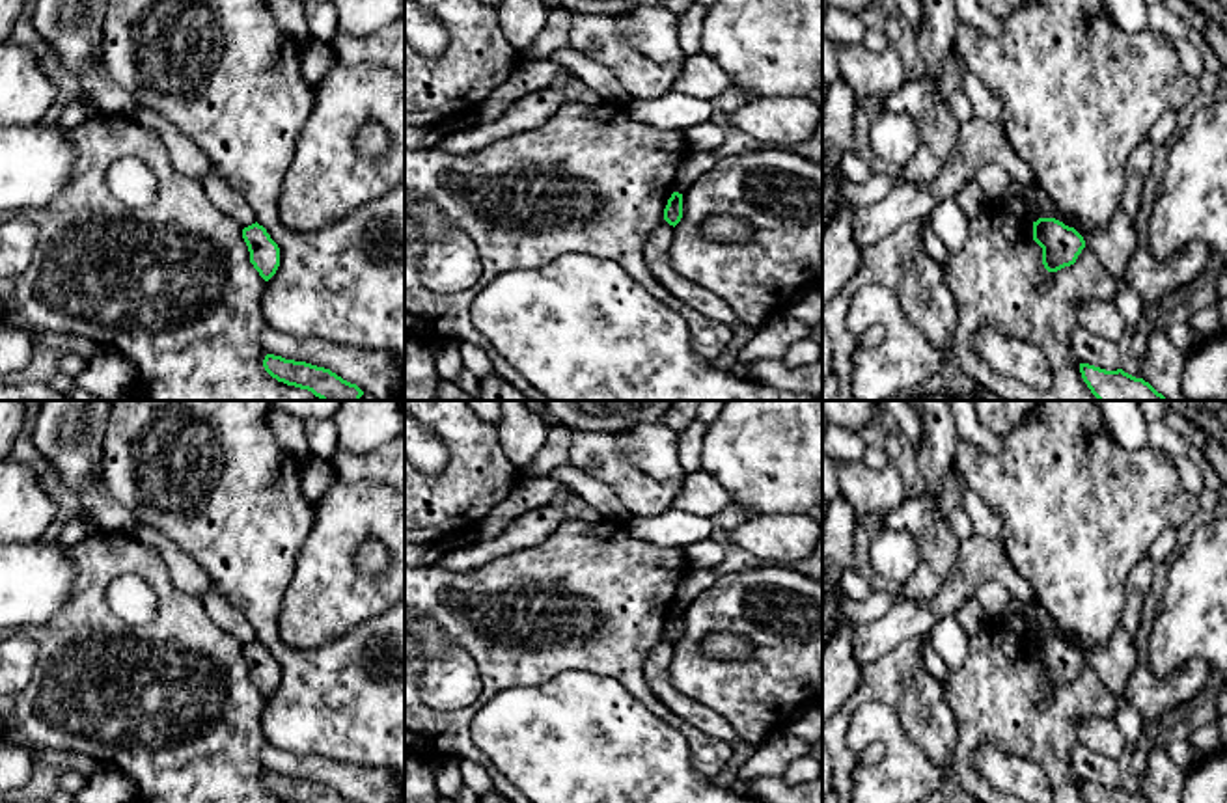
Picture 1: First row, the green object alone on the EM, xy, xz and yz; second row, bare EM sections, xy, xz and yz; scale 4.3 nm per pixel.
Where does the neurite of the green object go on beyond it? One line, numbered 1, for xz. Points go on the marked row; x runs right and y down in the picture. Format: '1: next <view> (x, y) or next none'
1: next none

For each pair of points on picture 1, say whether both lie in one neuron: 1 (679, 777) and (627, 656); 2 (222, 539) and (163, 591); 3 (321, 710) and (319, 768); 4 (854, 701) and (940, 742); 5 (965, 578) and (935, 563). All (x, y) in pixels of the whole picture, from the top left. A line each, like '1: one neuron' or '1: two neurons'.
1: two neurons
2: two neurons
3: two neurons
4: one neuron
5: two neurons

